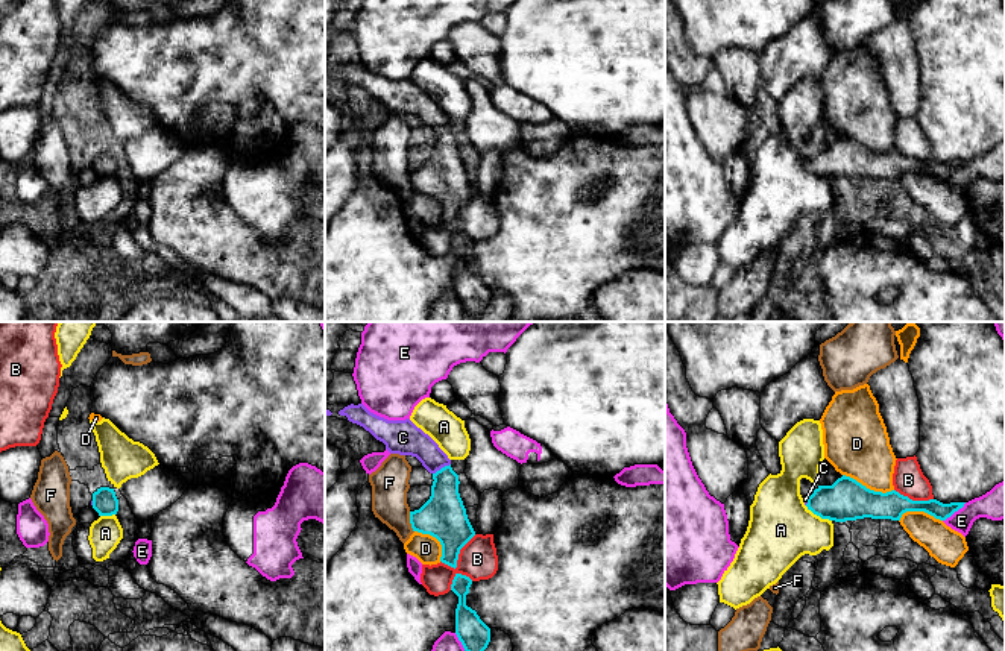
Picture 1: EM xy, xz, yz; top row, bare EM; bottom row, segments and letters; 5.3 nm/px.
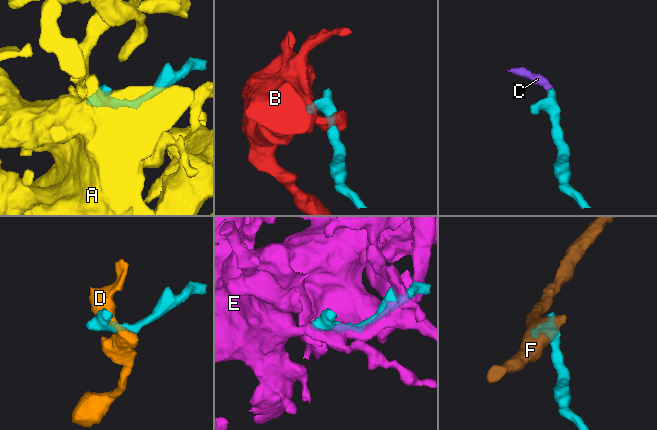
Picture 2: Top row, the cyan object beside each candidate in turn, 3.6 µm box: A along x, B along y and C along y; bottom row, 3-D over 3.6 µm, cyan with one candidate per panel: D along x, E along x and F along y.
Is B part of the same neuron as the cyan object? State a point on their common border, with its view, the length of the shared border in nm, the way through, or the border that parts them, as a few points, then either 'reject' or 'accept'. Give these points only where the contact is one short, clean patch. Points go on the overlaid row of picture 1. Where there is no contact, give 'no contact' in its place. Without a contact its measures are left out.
contact xz (457, 559); length 240 nm; reject

